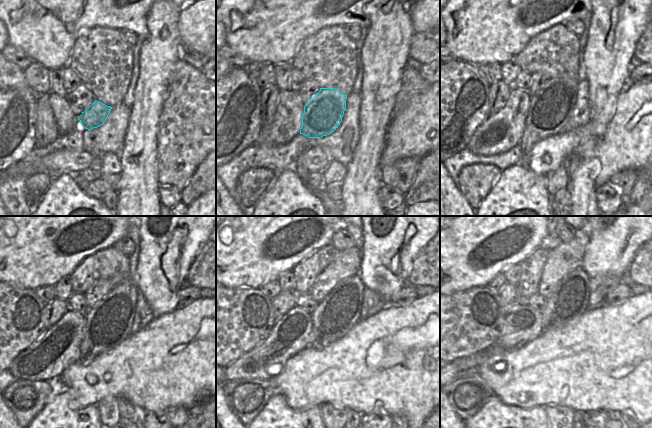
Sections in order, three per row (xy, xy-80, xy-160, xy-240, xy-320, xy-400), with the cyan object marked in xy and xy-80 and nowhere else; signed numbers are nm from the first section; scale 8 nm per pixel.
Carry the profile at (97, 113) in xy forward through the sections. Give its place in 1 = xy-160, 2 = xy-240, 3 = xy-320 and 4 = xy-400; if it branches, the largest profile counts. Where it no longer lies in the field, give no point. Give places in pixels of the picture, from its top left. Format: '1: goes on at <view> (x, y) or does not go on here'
1: goes on at xy-160 (550, 108)
2: goes on at xy-240 (108, 323)
3: goes on at xy-320 (339, 312)
4: goes on at xy-400 (568, 302)

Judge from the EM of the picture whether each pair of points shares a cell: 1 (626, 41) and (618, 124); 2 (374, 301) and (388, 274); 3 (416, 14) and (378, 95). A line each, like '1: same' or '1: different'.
1: different
2: different
3: different

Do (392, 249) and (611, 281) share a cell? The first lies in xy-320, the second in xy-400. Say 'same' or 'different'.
different

